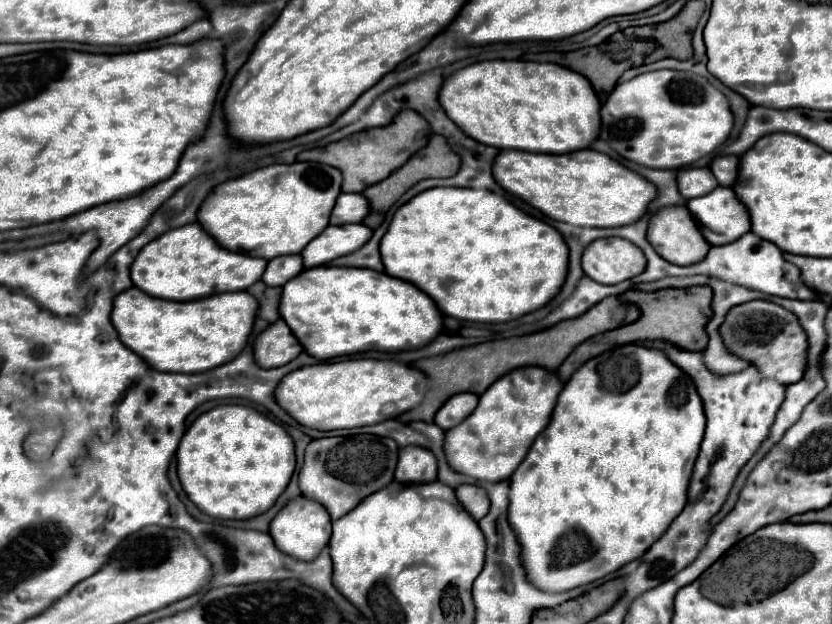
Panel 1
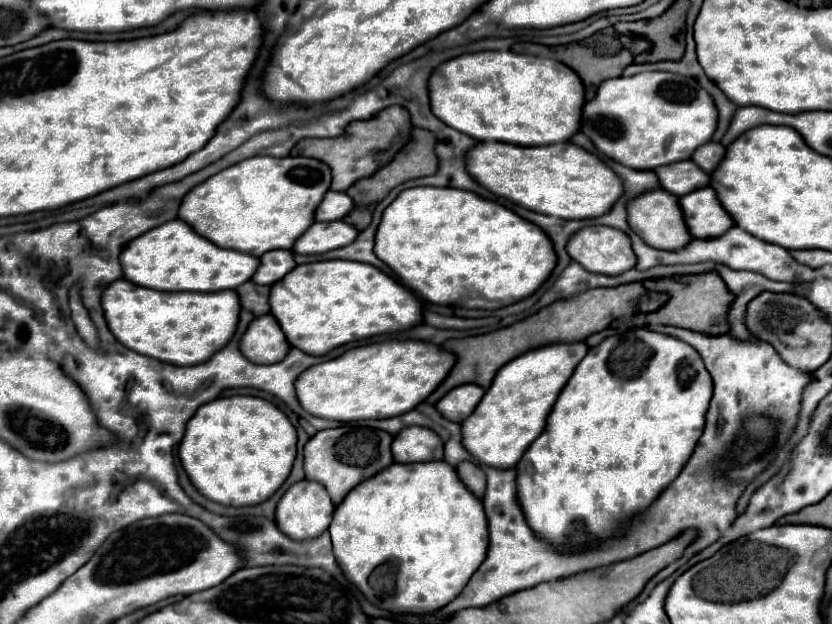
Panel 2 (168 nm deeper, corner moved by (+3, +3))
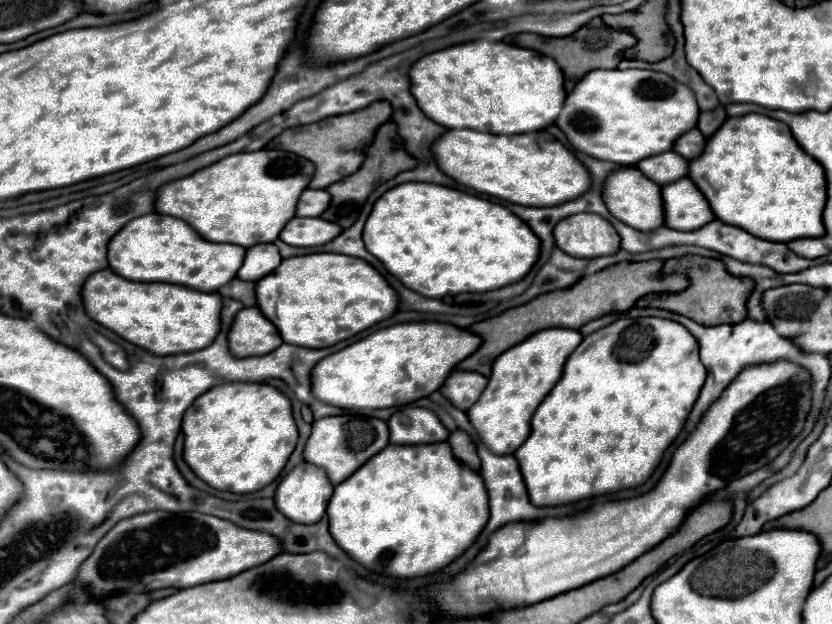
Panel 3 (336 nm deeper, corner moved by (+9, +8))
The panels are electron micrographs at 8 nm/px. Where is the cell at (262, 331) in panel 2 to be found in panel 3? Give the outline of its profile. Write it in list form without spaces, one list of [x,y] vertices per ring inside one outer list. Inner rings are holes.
[[[258,307],[242,309],[228,331],[228,347],[234,357],[266,355],[280,345],[280,333]]]

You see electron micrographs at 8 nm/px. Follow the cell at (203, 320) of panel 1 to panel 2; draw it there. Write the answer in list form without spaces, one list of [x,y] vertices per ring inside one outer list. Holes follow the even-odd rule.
[[[128,280],[112,282],[102,294],[102,308],[110,332],[126,348],[174,366],[206,362],[234,336],[240,298],[234,290],[214,294],[162,294],[134,286]]]

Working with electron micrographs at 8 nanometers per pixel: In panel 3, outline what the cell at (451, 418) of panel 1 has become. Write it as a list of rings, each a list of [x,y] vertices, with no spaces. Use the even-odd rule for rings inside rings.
[[[456,369],[446,383],[442,385],[442,395],[452,401],[454,407],[468,411],[480,397],[480,393],[486,389],[488,379],[476,371],[462,371]]]

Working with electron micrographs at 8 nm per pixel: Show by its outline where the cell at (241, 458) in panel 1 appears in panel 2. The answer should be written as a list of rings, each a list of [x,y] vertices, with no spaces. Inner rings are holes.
[[[216,398],[190,418],[178,458],[204,498],[234,508],[254,506],[268,500],[288,478],[296,458],[296,430],[284,412],[262,398]]]

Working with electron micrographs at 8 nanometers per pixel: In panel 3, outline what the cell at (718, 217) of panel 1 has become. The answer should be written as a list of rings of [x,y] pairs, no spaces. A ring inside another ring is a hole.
[[[682,177],[670,185],[662,185],[660,189],[664,201],[664,225],[678,231],[700,229],[714,219],[704,195],[698,193],[692,179]]]

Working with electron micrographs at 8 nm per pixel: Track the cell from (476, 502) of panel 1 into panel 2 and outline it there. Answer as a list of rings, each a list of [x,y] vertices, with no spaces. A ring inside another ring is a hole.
[[[462,462],[462,464],[456,468],[456,472],[458,472],[460,480],[464,482],[464,486],[466,486],[476,498],[482,500],[484,490],[486,490],[486,476],[484,476],[484,472],[482,472],[478,466],[470,464],[470,462]]]

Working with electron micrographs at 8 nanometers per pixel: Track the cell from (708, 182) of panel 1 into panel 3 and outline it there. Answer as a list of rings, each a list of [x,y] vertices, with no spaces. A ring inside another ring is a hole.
[[[674,151],[646,157],[636,167],[658,185],[668,185],[668,183],[678,181],[680,177],[684,177],[688,173],[688,161],[684,161],[684,157],[676,155]]]

